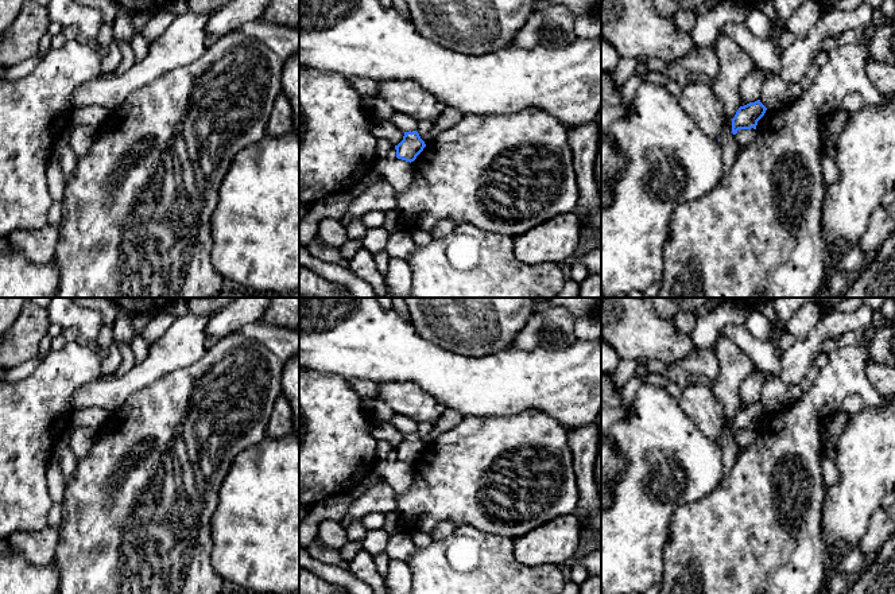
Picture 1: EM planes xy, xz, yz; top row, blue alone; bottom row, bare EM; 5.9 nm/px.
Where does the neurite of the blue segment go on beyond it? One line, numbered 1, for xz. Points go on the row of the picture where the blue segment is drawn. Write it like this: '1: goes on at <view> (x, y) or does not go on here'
1: does not go on here

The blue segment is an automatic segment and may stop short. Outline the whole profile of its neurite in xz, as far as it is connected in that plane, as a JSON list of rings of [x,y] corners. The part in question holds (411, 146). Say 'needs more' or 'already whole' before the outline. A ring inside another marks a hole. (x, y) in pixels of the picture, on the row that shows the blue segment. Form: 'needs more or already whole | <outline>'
already whole | [[[416,131],[404,132],[403,140],[395,145],[396,158],[411,163],[425,147],[426,144]]]

